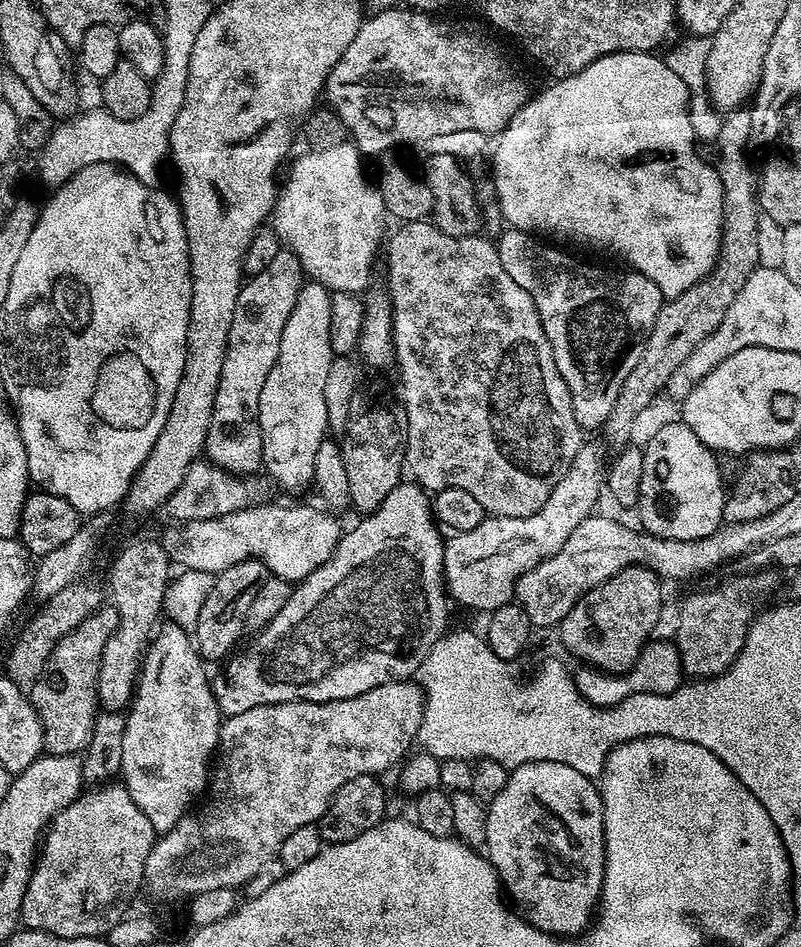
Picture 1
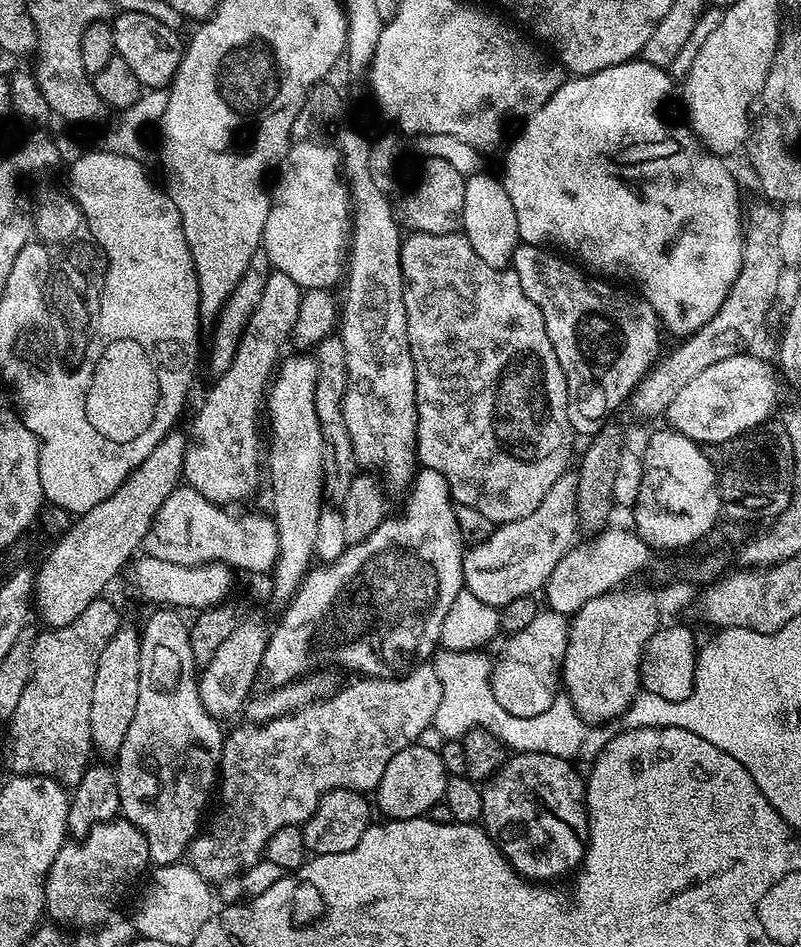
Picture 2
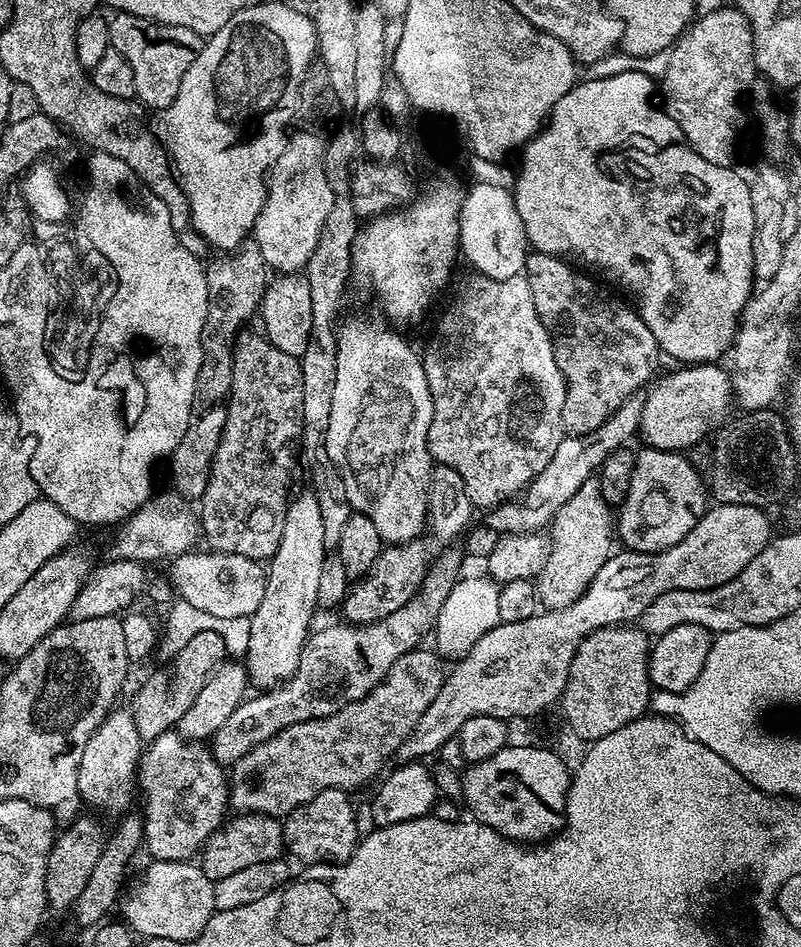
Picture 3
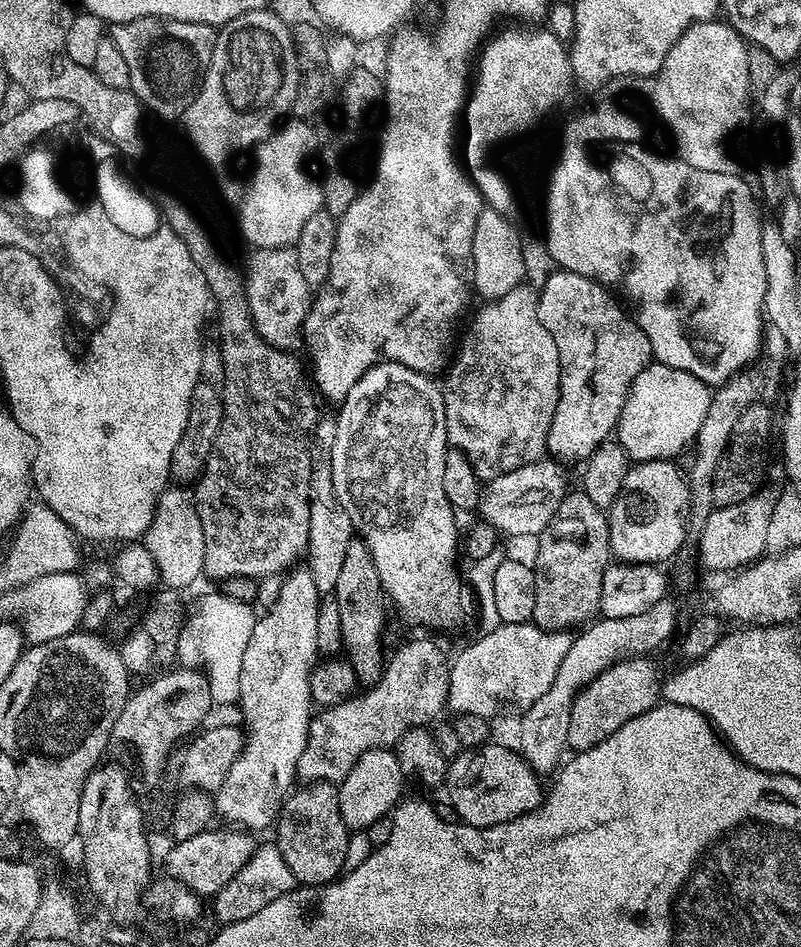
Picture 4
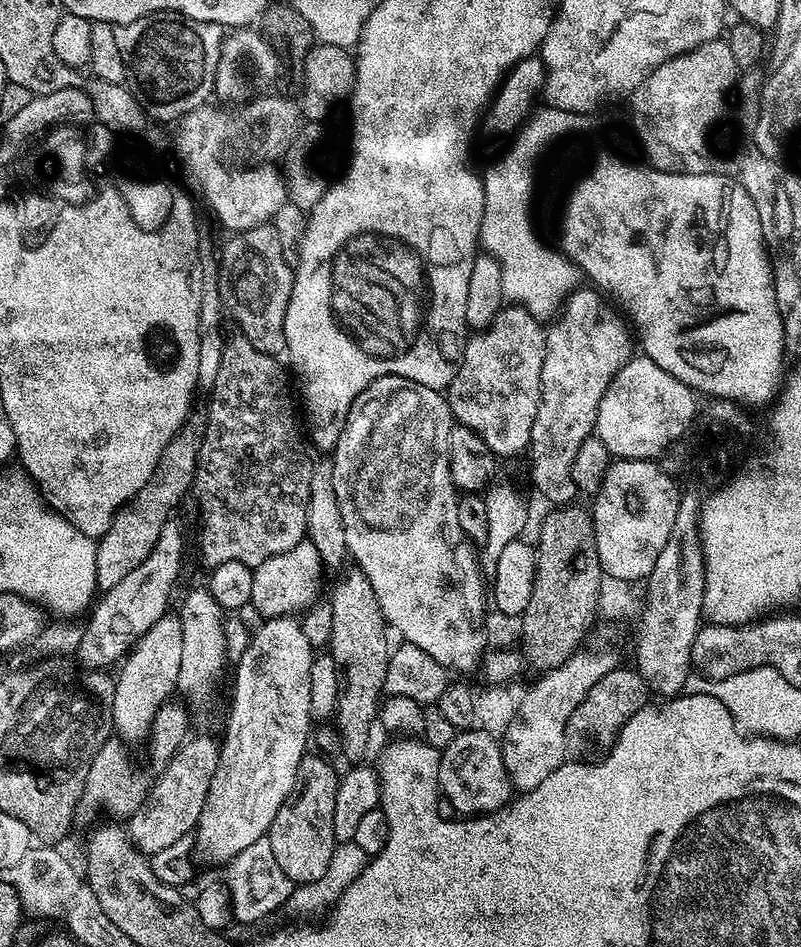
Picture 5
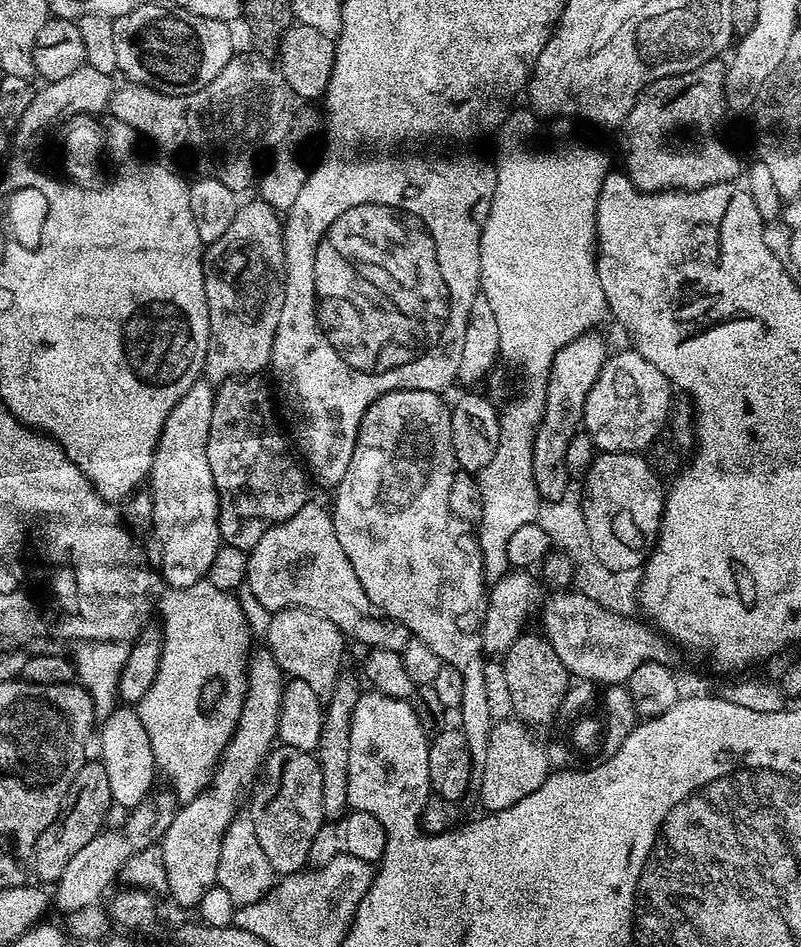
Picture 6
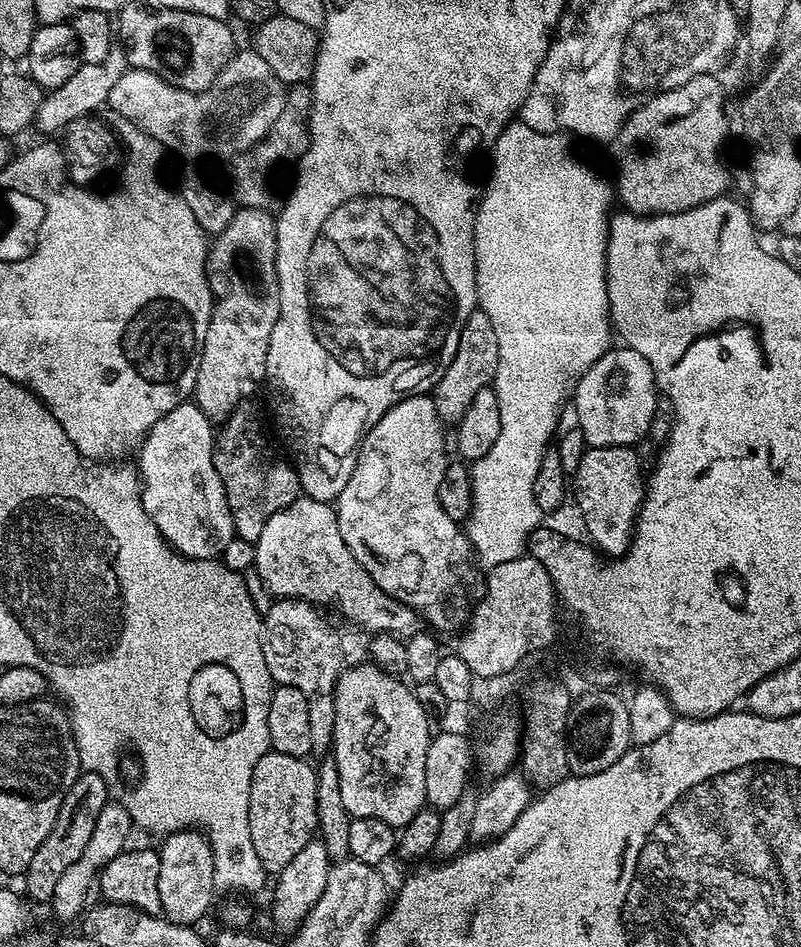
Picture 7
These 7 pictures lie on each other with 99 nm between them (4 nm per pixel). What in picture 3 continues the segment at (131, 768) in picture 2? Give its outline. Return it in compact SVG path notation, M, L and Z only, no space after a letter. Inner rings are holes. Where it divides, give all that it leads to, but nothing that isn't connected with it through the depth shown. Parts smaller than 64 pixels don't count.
M174 730L151 741L141 753L137 761L137 787L144 800L144 844L154 860L183 862L195 857L205 841L223 824L230 806L230 784L223 765L213 758L205 743L183 740Z

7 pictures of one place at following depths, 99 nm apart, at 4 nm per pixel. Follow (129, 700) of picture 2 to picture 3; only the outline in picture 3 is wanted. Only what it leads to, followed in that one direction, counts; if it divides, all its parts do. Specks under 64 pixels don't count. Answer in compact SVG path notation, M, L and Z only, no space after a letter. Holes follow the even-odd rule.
M113 707L104 721L90 734L82 762L78 762L78 790L85 809L93 813L124 814L133 807L132 791L137 791L137 761L142 753L142 741L134 726L131 707Z

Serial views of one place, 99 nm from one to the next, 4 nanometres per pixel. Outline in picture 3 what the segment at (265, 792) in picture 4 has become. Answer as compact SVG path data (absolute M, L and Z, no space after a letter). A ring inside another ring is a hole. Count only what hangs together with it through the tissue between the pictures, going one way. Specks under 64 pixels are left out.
M297 491L288 502L282 542L278 542L278 550L266 564L266 594L262 594L262 606L251 616L246 667L249 681L260 690L283 684L298 670L304 641L314 628L312 615L318 612L318 581L326 555L326 530L322 527L322 510L318 510L316 493L307 491Z

